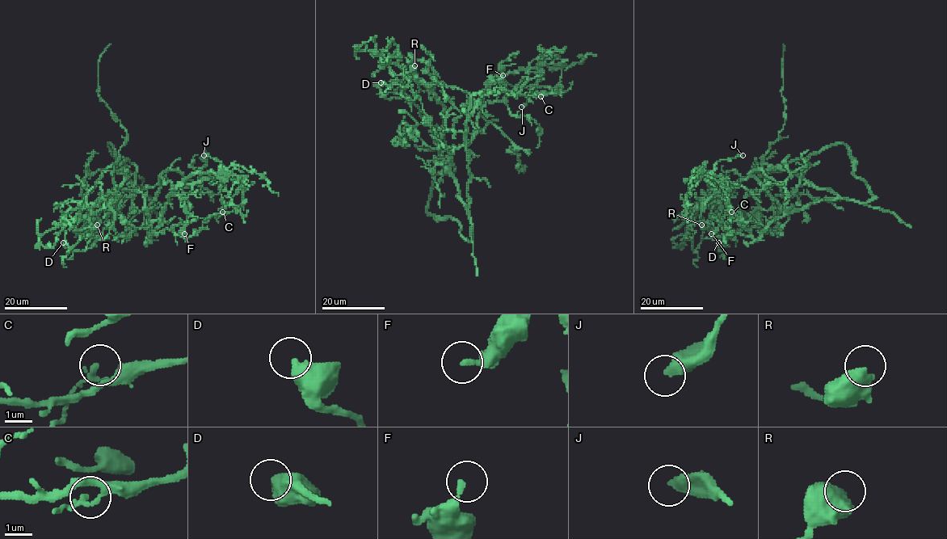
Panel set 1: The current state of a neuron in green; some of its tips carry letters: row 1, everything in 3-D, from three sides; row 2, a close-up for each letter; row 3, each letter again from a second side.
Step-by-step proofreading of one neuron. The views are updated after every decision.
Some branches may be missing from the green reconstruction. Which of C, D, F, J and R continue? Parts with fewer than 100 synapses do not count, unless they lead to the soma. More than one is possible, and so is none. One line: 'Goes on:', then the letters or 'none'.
Goes on: none

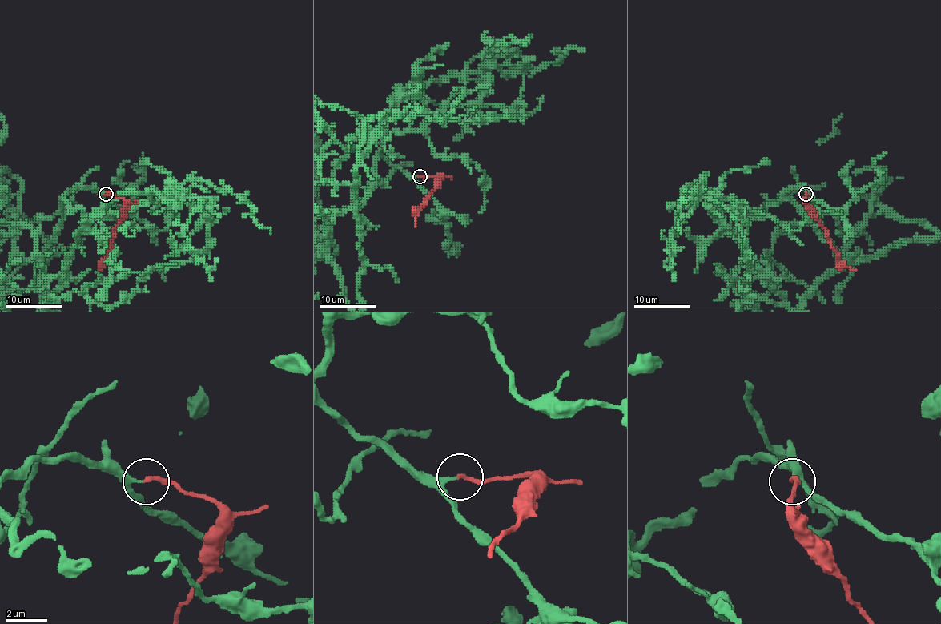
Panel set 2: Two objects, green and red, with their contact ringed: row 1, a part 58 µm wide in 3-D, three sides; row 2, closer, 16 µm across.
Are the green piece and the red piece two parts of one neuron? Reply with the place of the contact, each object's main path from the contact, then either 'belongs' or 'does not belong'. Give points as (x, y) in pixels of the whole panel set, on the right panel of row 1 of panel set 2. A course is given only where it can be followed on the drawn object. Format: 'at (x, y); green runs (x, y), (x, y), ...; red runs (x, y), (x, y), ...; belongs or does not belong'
at (806, 194); green runs (805, 194), (786, 195), (844, 234), (882, 209), (840, 186), (790, 191), (693, 258); red runs (805, 194), (806, 207), (824, 228), (826, 237), (838, 259), (855, 270); belongs

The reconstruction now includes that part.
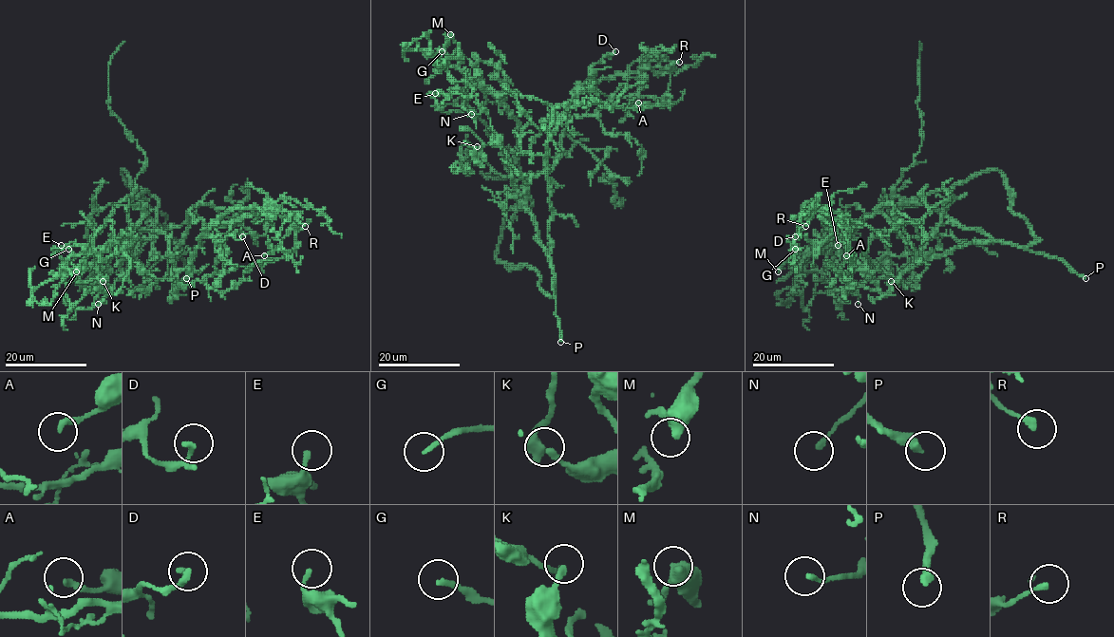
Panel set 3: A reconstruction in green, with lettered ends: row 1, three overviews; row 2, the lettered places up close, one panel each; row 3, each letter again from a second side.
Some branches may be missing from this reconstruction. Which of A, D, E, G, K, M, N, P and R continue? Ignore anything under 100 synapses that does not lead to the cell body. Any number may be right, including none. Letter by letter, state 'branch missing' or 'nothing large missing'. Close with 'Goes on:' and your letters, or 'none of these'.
A: nothing large missing
D: nothing large missing
E: nothing large missing
G: nothing large missing
K: nothing large missing
M: nothing large missing
N: nothing large missing
P: branch missing
R: nothing large missing
Goes on: P

